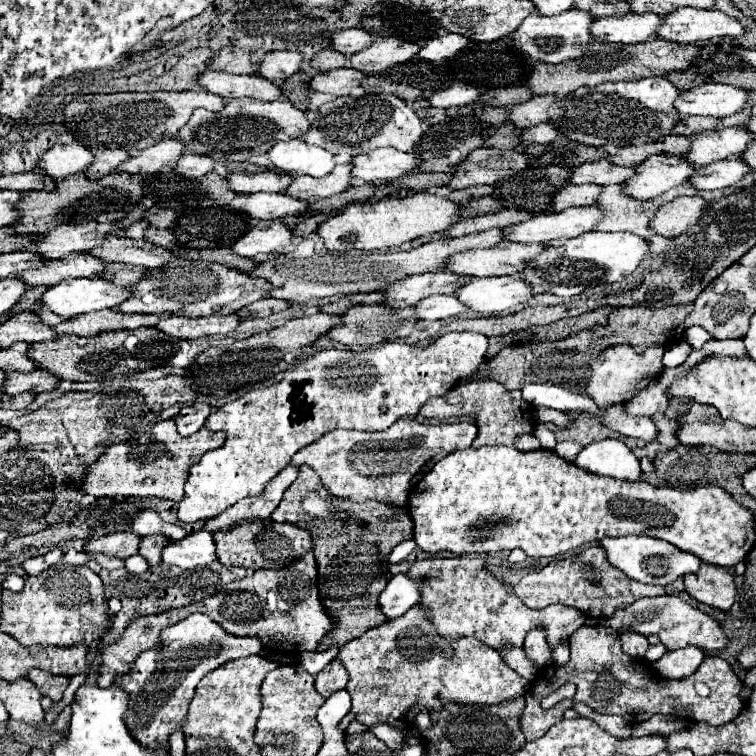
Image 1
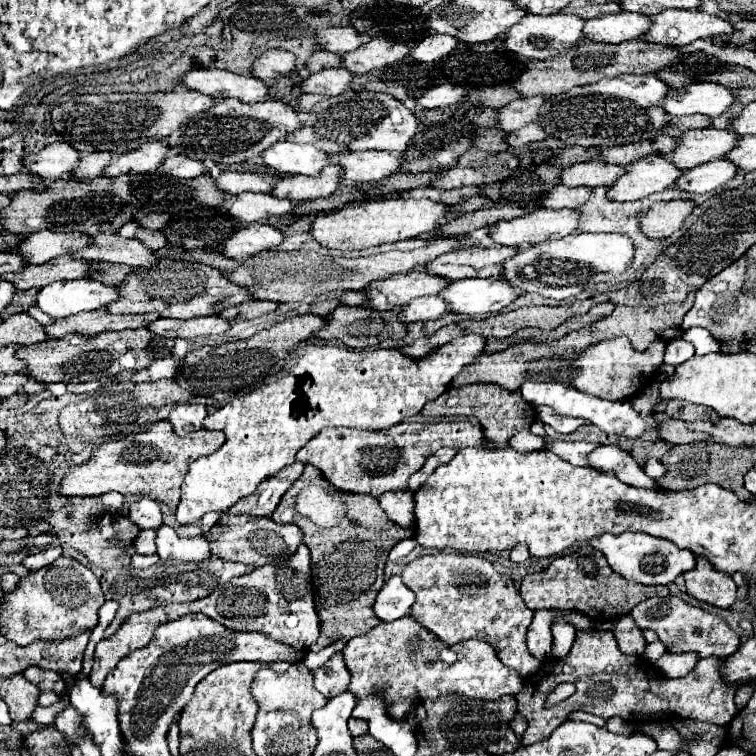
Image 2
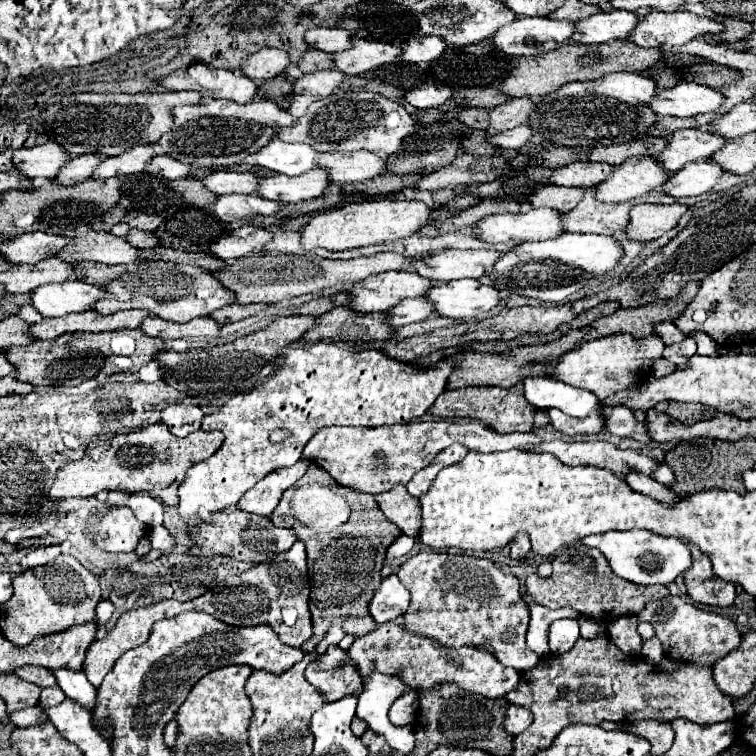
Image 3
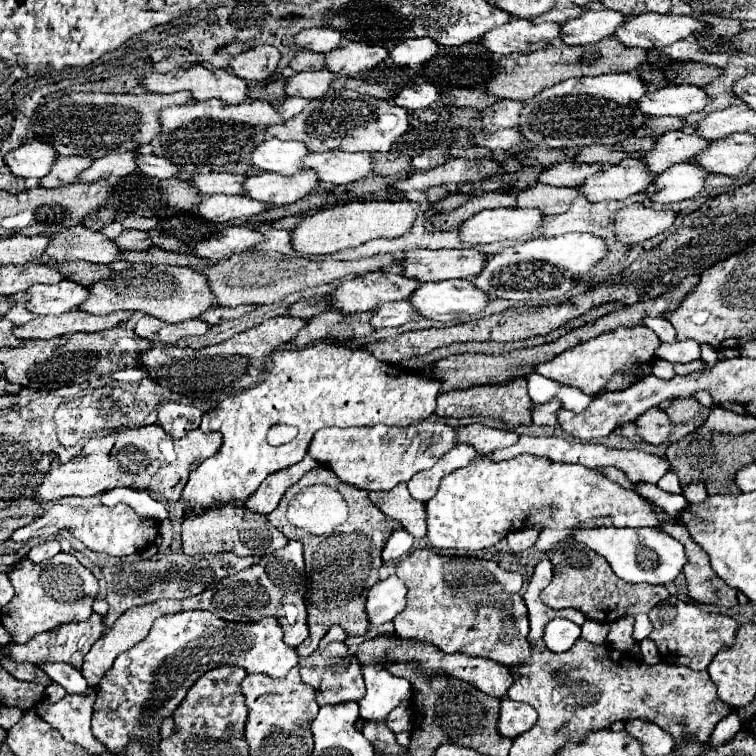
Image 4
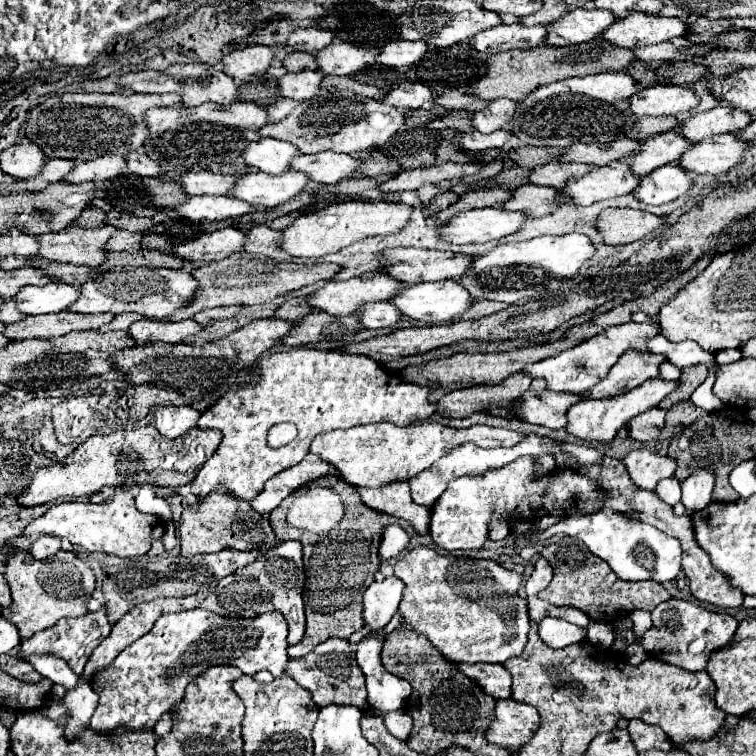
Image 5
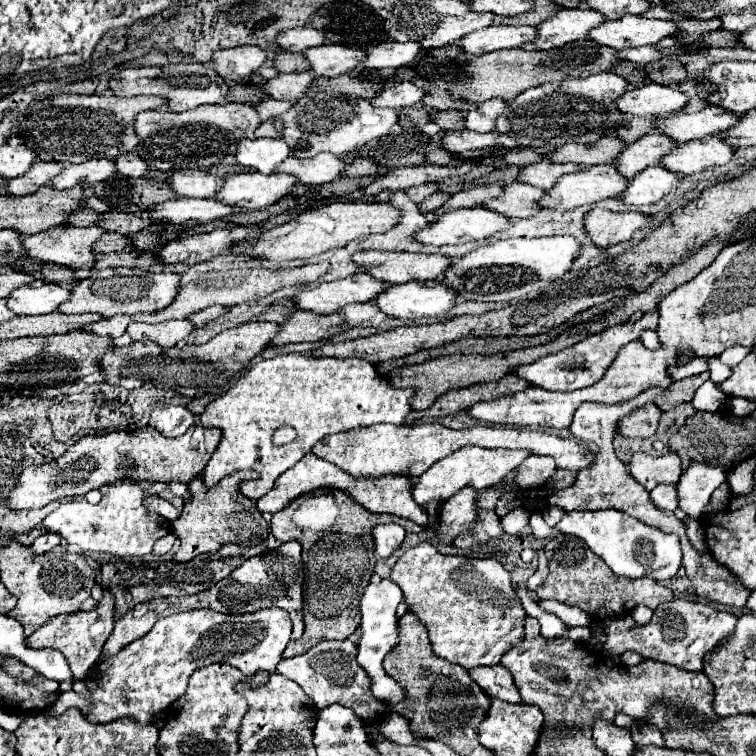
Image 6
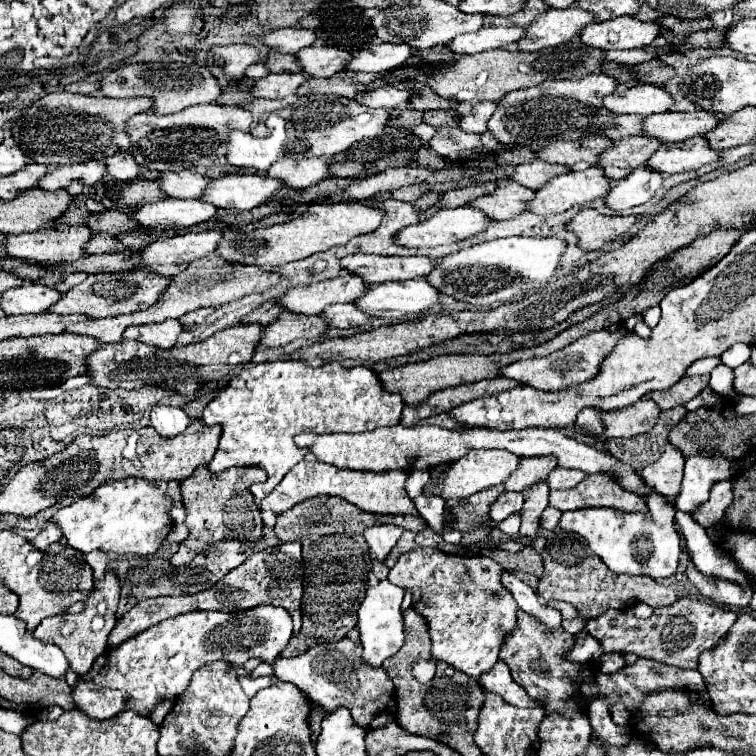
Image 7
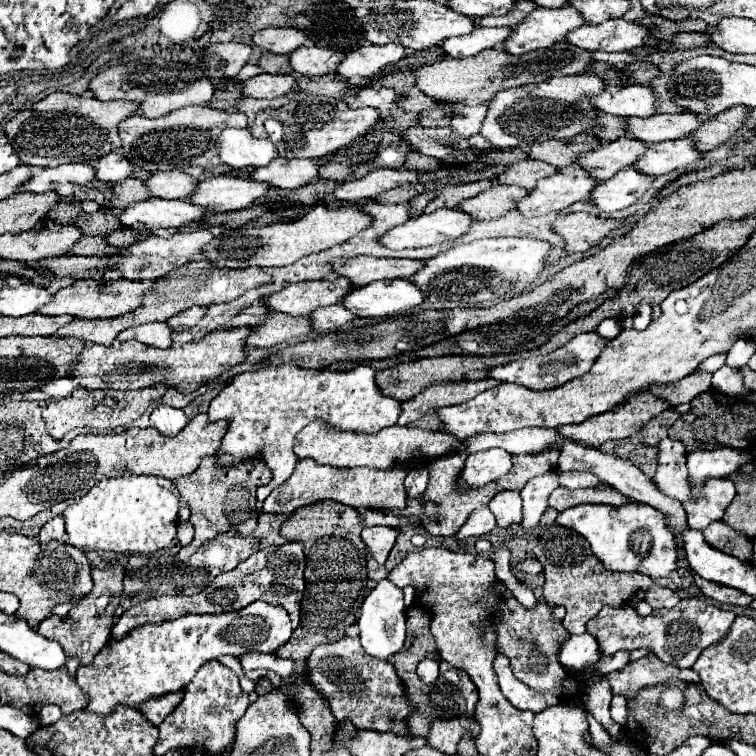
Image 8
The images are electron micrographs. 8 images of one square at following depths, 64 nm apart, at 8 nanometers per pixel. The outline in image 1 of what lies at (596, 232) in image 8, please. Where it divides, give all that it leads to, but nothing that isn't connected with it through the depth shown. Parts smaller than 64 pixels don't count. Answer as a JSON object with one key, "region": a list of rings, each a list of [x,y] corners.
{"region":[[[680,196],[674,202],[664,204],[654,214],[650,228],[660,232],[666,238],[676,238],[688,232],[692,226],[704,220],[704,212],[710,208],[710,202],[702,196]]]}

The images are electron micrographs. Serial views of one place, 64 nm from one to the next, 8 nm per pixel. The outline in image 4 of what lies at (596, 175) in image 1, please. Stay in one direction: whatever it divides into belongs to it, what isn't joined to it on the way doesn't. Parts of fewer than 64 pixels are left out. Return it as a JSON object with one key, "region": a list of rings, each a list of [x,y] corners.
{"region":[[[560,162],[540,174],[542,184],[550,186],[580,186],[588,176],[604,172],[602,164],[582,164],[582,162]]]}

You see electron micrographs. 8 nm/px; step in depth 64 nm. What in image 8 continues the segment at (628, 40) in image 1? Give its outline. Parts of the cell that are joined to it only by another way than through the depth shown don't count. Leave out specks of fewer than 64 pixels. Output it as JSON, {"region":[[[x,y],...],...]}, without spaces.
{"region":[[[570,6],[560,10],[536,8],[524,22],[514,28],[514,34],[504,42],[510,54],[528,54],[538,48],[548,48],[578,26],[584,24],[584,16]]]}

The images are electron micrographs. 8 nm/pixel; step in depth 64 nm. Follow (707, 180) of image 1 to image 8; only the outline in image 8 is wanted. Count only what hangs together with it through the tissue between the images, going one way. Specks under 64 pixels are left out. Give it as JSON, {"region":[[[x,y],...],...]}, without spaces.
{"region":[[[634,168],[618,172],[612,180],[600,182],[592,192],[592,202],[600,212],[616,212],[636,204],[652,186],[654,178],[636,172]]]}

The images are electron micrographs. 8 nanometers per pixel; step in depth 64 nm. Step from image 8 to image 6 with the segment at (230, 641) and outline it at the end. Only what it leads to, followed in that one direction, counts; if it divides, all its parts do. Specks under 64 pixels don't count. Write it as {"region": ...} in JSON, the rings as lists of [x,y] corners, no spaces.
{"region":[[[266,608],[266,610],[254,612],[254,614],[236,614],[236,616],[218,614],[212,610],[188,610],[188,612],[178,612],[178,614],[166,616],[166,618],[158,620],[146,636],[128,644],[114,658],[110,658],[106,662],[98,662],[88,670],[84,682],[92,694],[92,706],[86,706],[86,700],[78,698],[74,692],[64,692],[52,706],[50,714],[56,716],[56,714],[62,714],[66,710],[66,706],[78,706],[88,716],[88,720],[94,724],[98,724],[98,722],[106,724],[106,722],[112,722],[118,718],[132,718],[138,724],[152,724],[160,712],[168,710],[172,706],[172,702],[176,702],[186,692],[188,678],[198,668],[210,666],[214,662],[226,662],[226,664],[236,666],[244,676],[252,676],[258,670],[266,670],[266,672],[274,674],[276,666],[282,660],[282,652],[284,652],[286,644],[290,642],[290,632],[292,632],[290,618],[280,608]]]}

